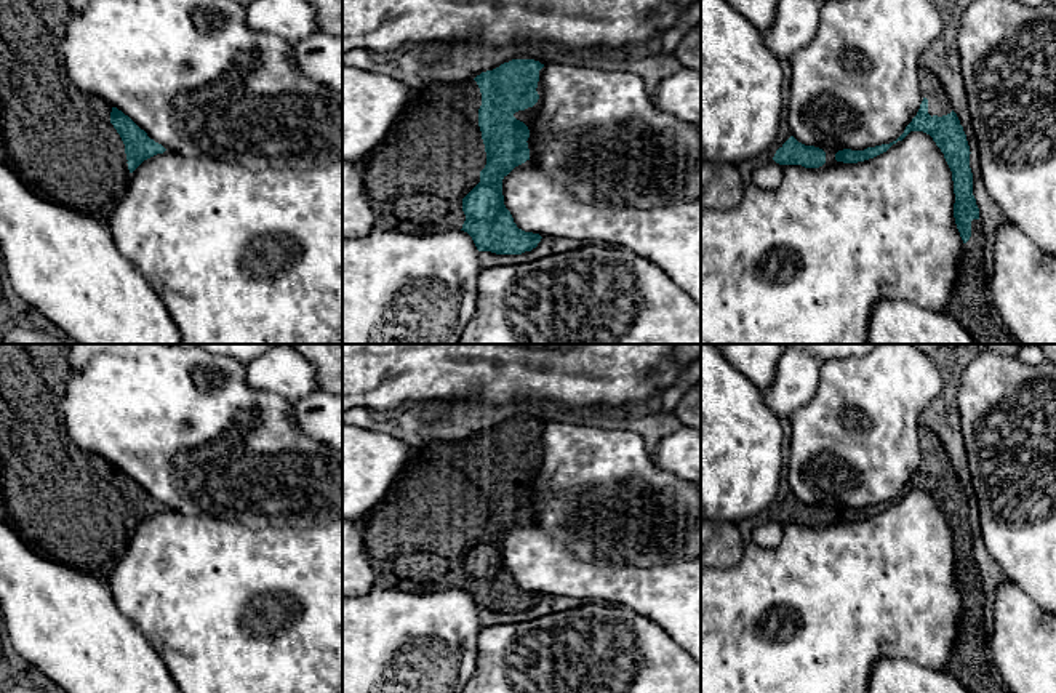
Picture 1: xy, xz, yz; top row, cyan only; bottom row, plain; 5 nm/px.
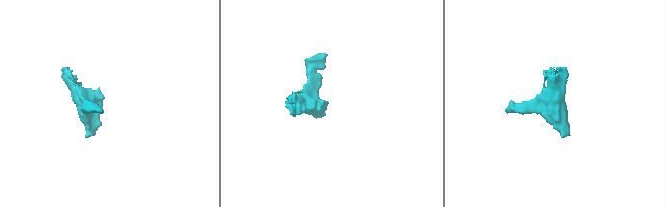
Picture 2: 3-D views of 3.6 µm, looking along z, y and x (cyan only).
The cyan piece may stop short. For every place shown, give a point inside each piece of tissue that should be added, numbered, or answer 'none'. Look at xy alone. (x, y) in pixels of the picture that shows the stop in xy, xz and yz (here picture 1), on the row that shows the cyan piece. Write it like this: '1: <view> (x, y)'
1: xy (58, 138)

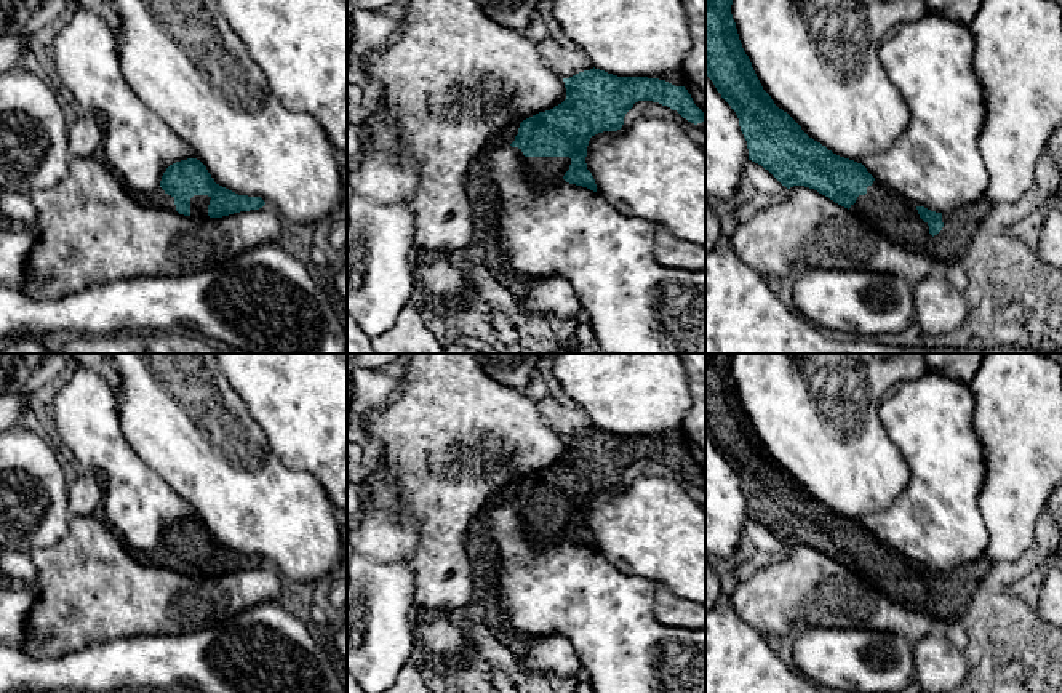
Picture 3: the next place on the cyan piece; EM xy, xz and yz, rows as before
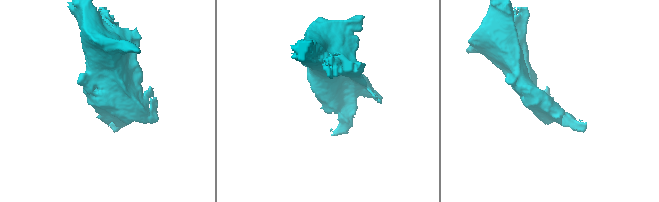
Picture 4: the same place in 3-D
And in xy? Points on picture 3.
1: xy (199, 204)

